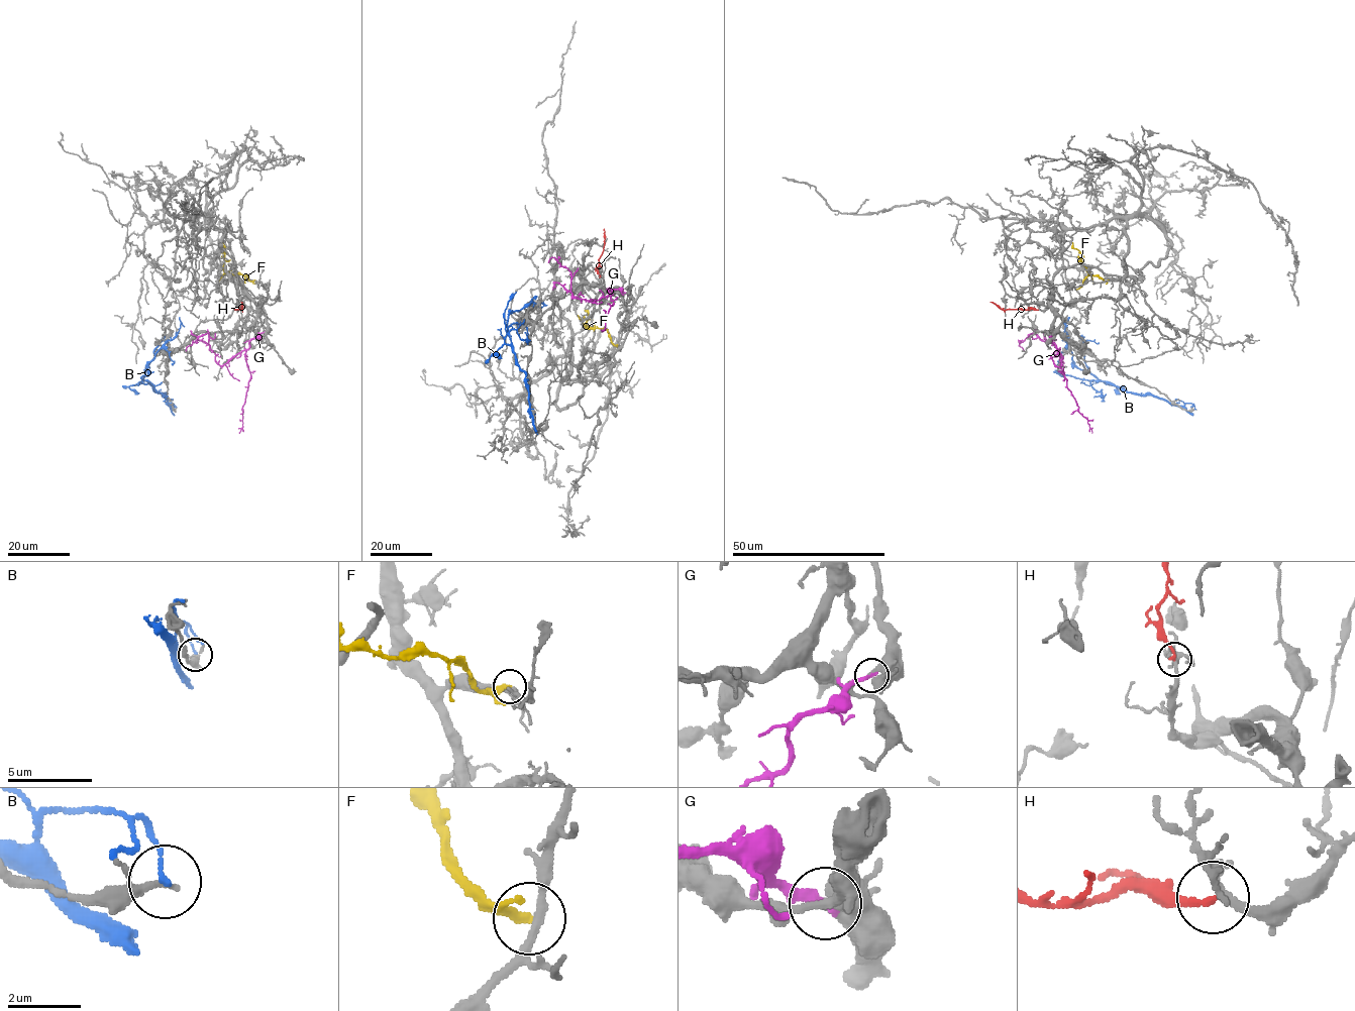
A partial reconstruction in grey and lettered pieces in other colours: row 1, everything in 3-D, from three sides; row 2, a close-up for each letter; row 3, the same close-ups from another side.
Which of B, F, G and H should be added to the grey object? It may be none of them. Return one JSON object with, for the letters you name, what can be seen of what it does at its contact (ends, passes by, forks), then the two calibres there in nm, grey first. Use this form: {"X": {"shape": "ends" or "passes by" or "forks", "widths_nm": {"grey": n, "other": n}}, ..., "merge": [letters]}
{"G": {"shape": "ends", "widths_nm": {"grey": 380, "other": 280}}, "H": {"shape": "ends", "widths_nm": {"grey": 200, "other": 180}}, "merge": ["G", "H"]}

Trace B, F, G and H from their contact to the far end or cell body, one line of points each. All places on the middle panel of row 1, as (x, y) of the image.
B: (537, 433), (525, 373), (504, 337), (508, 316), (513, 311), (532, 303), (543, 304), (541, 308)
F: (618, 346), (605, 329), (587, 328), (588, 313), (585, 310)
G: (627, 294), (613, 290), (611, 296), (599, 300), (578, 298), (570, 291), (570, 271), (553, 257), (548, 262)
H: (600, 277), (598, 266), (603, 250), (604, 229)

